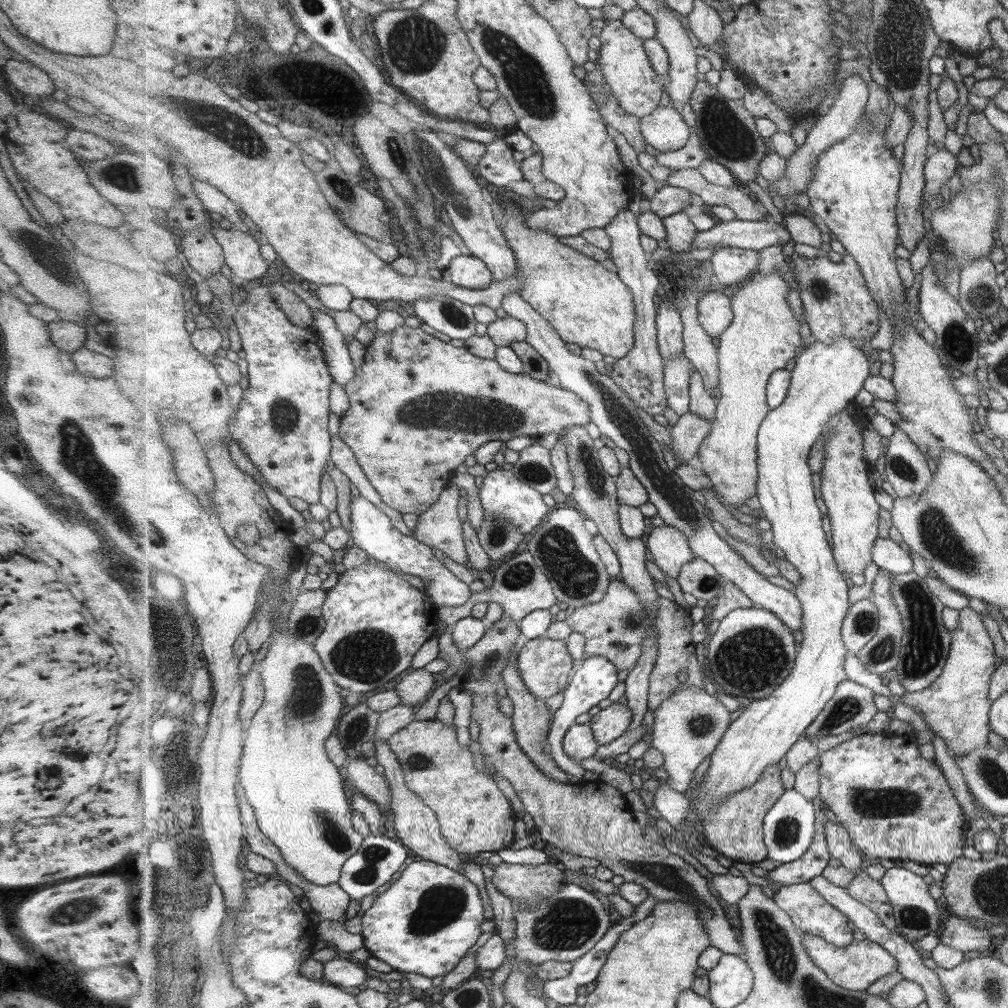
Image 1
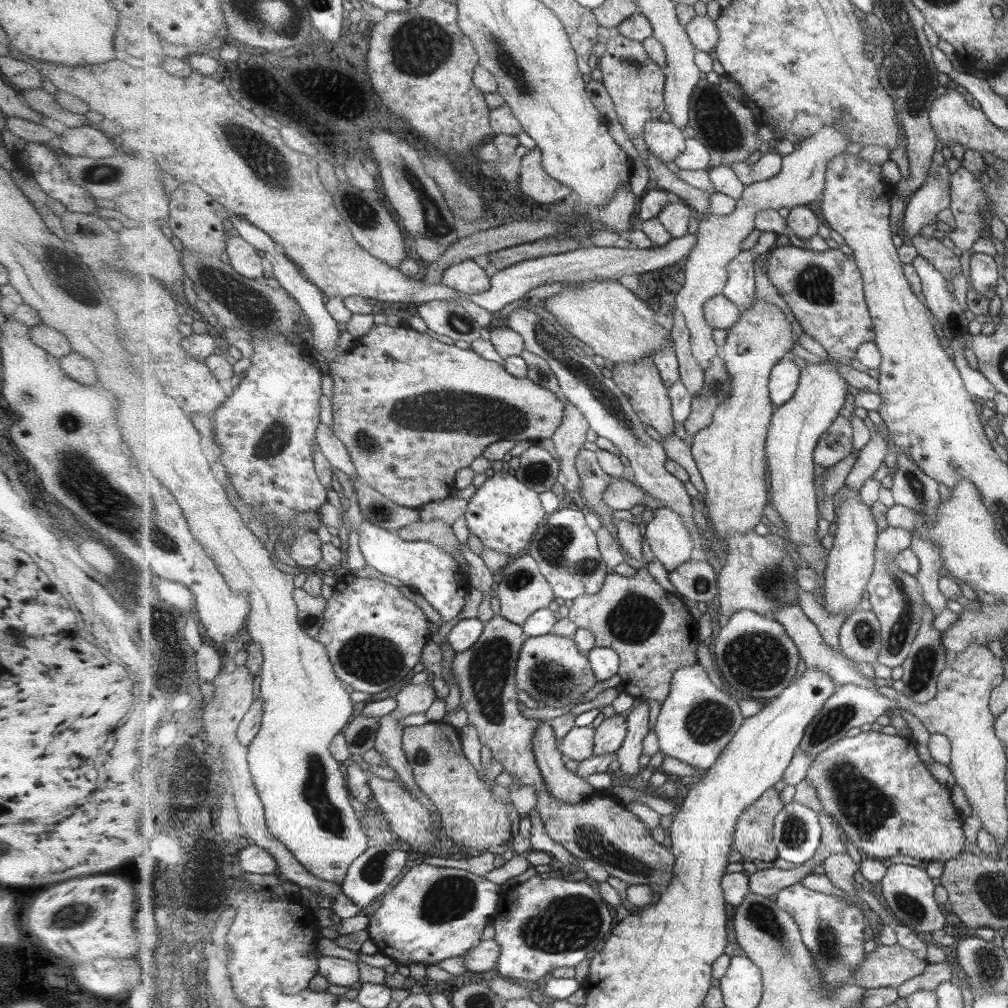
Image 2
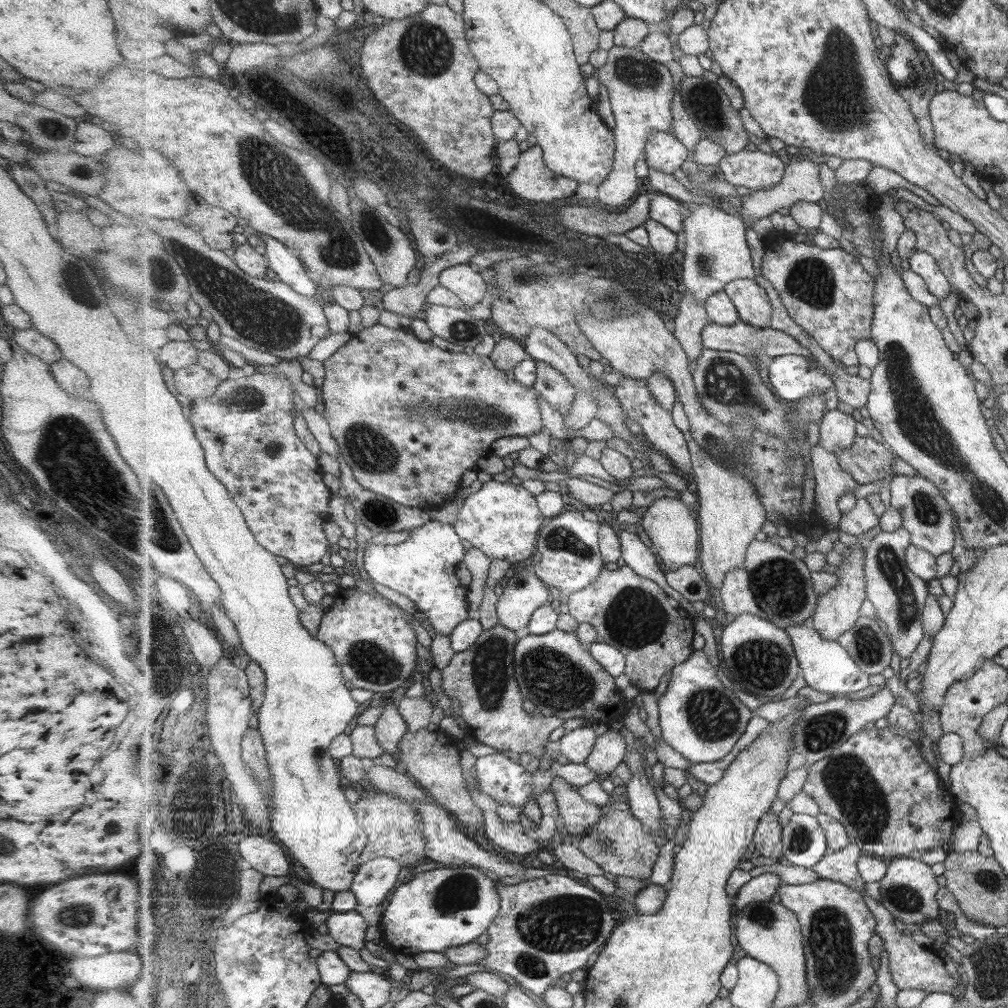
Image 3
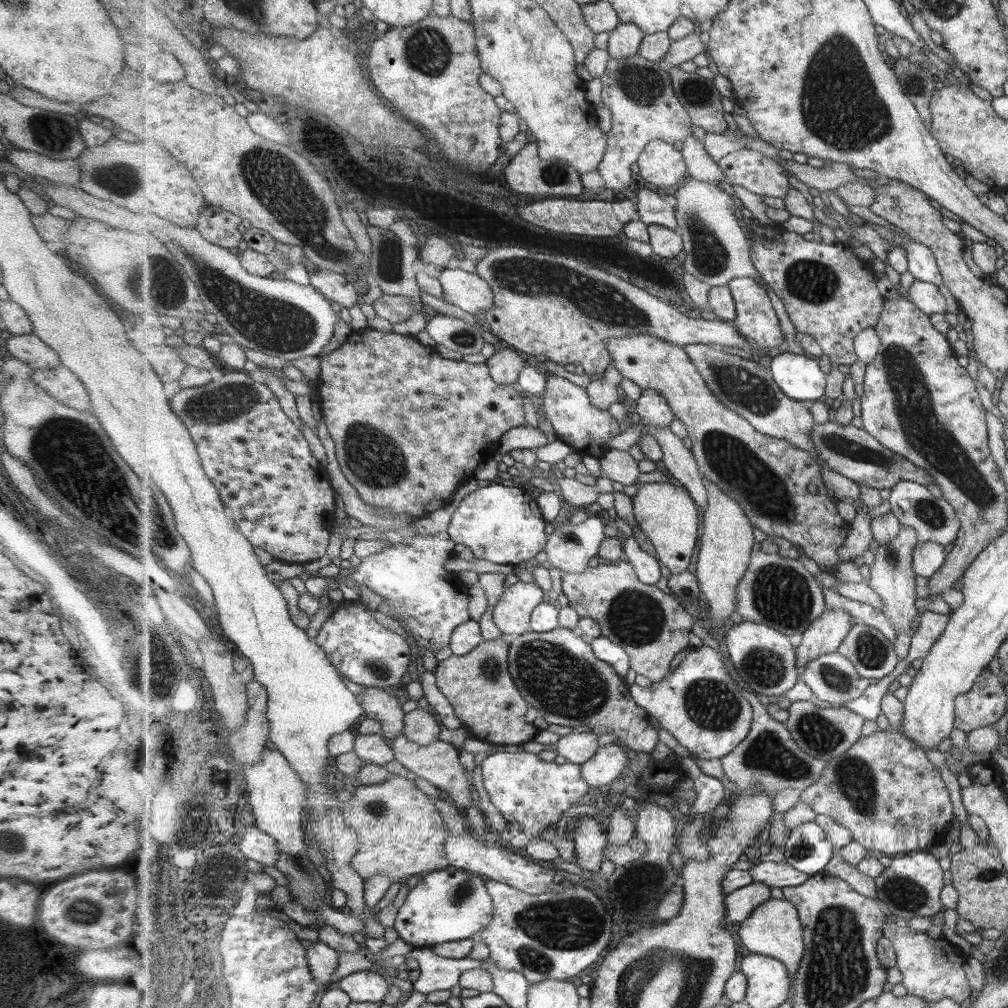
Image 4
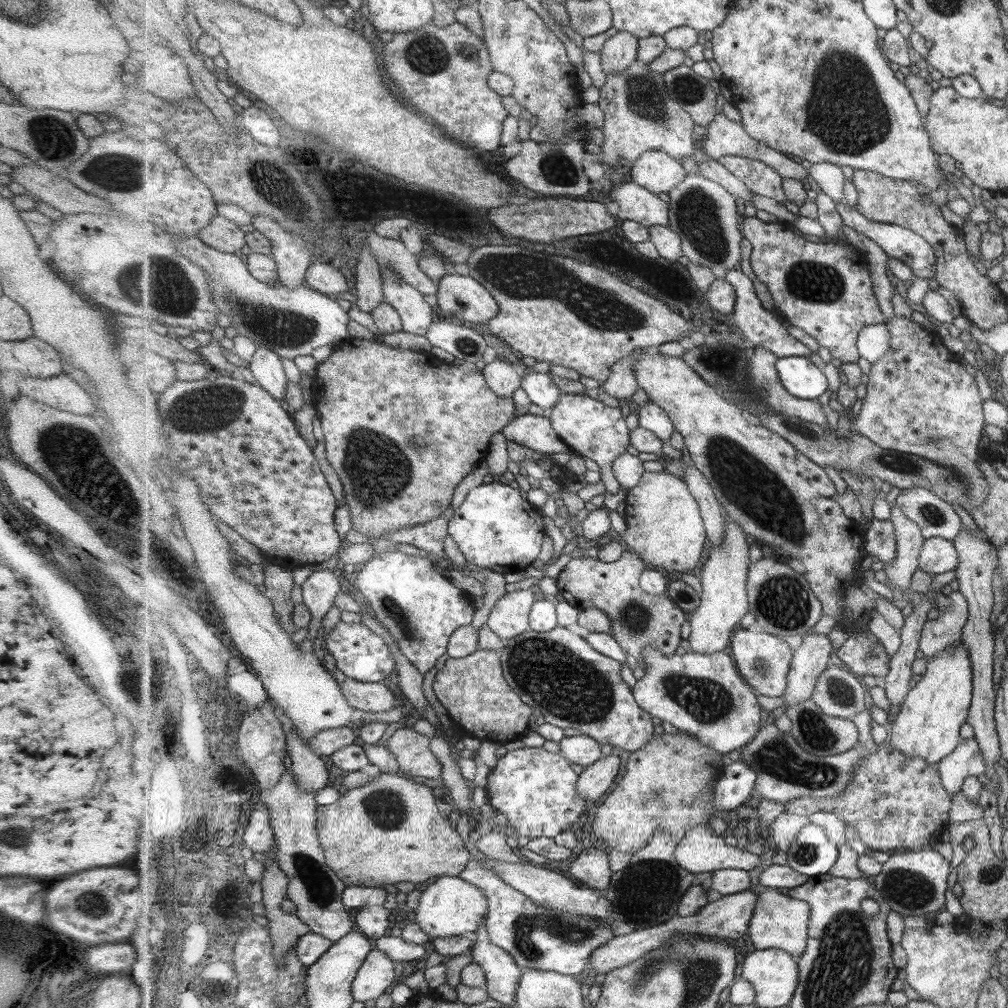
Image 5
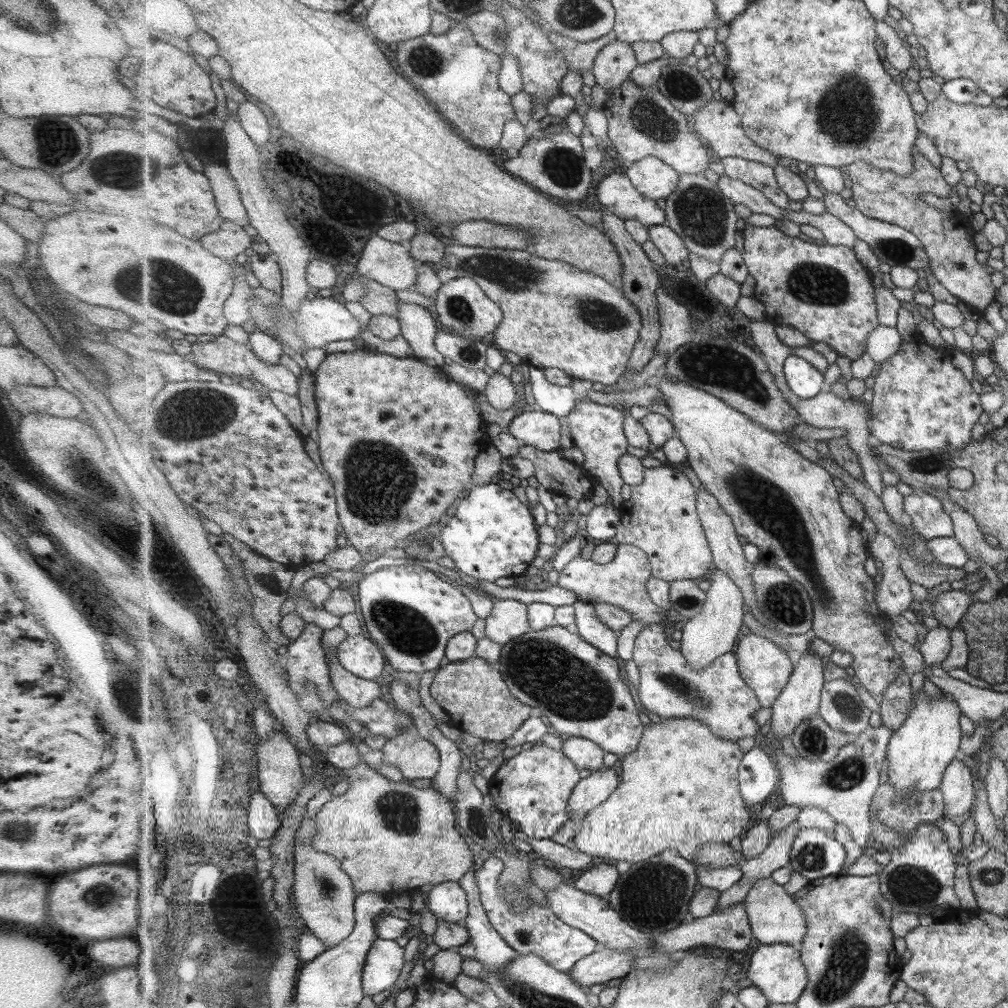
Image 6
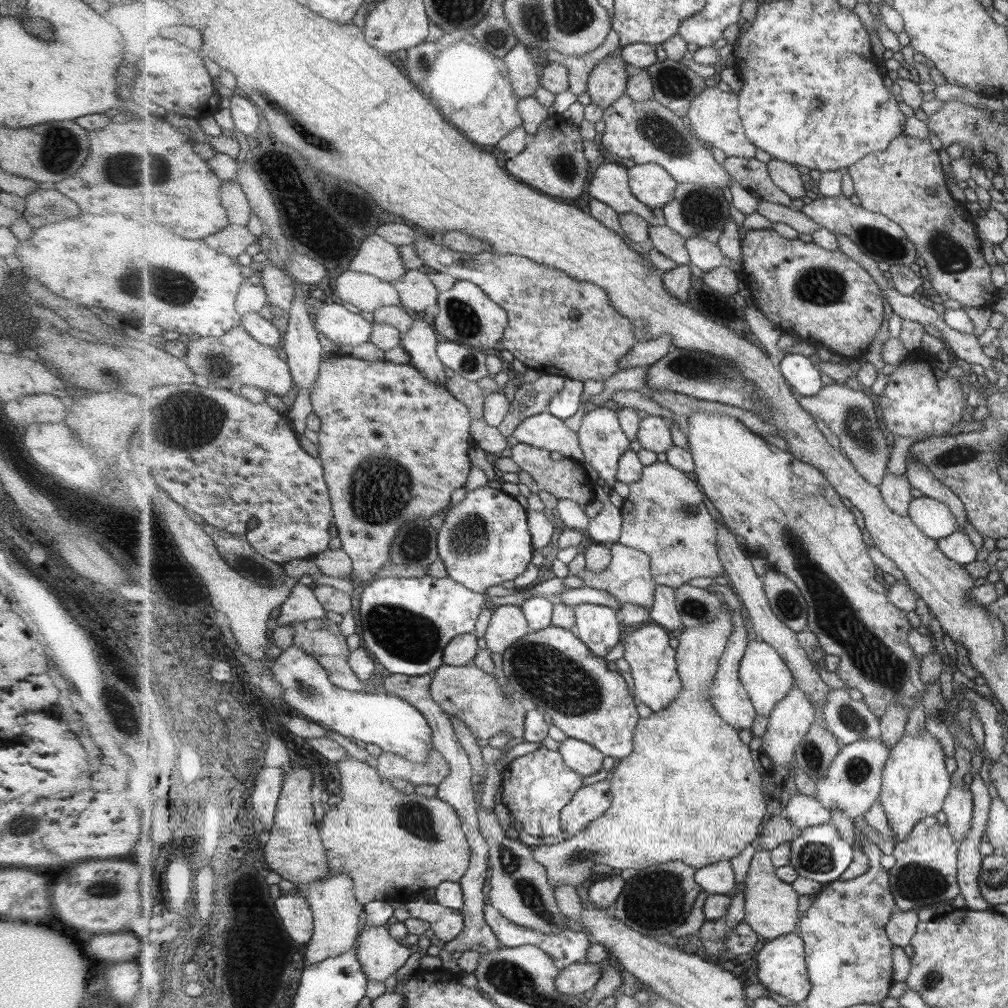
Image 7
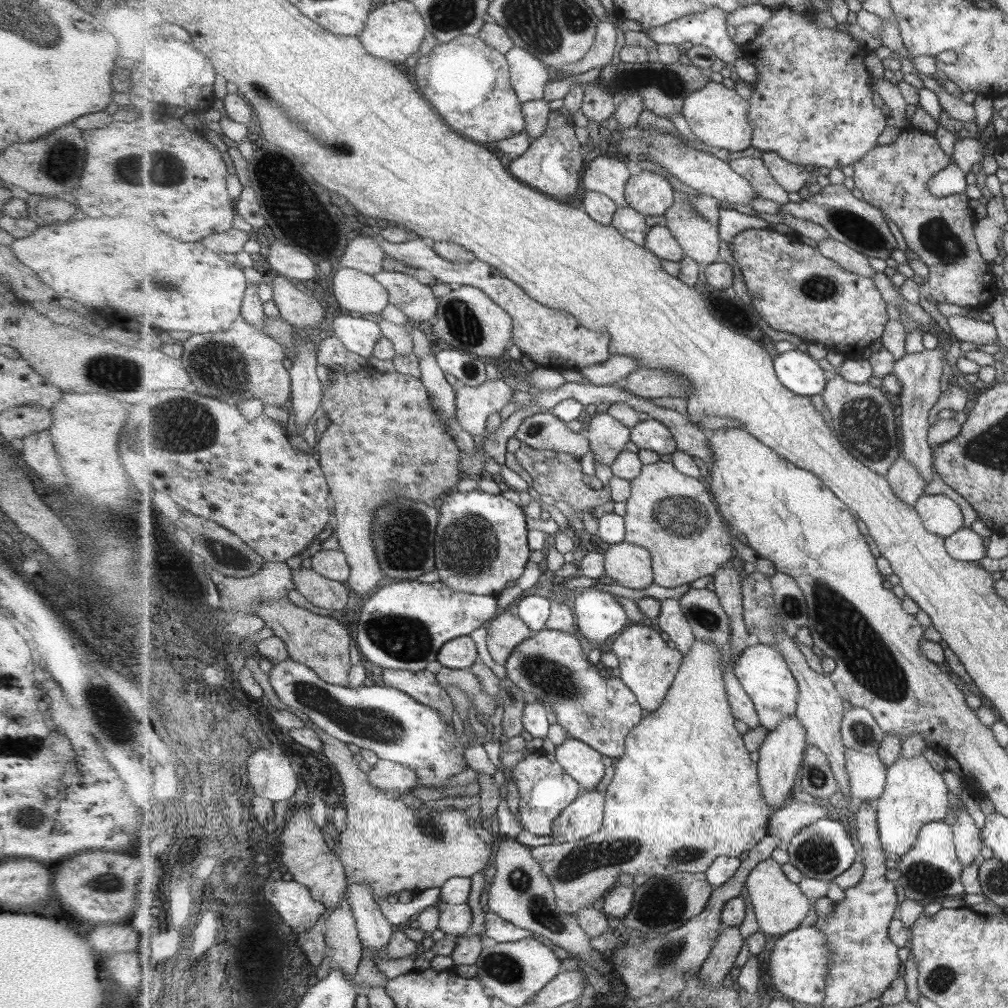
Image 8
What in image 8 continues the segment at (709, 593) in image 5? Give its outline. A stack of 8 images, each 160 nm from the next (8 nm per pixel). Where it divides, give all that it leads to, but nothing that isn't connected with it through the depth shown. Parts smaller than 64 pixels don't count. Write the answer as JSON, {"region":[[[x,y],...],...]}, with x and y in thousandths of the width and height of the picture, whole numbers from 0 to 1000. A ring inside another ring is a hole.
{"region":[[[691,634],[690,638],[687,641],[687,645],[682,648],[682,651],[678,650],[675,656],[676,662],[671,669],[671,675],[666,680],[658,698],[654,703],[646,705],[636,715],[636,718],[633,718],[623,728],[621,748],[611,756],[610,769],[601,783],[601,801],[597,822],[592,827],[587,827],[587,829],[572,835],[547,836],[543,839],[528,841],[528,848],[531,850],[531,853],[537,856],[540,866],[549,876],[550,884],[553,888],[554,900],[563,907],[572,909],[571,905],[575,905],[577,901],[586,900],[592,893],[599,893],[601,888],[614,878],[612,871],[616,867],[627,867],[628,869],[641,867],[644,870],[648,870],[652,868],[668,869],[676,865],[688,867],[699,866],[710,854],[710,851],[714,849],[731,850],[735,845],[739,845],[739,843],[744,845],[763,826],[763,807],[765,806],[765,802],[755,786],[752,755],[747,756],[745,746],[740,741],[739,728],[735,728],[731,724],[731,720],[729,720],[730,710],[727,708],[726,698],[723,696],[715,652],[716,649],[712,646],[710,639]]]}

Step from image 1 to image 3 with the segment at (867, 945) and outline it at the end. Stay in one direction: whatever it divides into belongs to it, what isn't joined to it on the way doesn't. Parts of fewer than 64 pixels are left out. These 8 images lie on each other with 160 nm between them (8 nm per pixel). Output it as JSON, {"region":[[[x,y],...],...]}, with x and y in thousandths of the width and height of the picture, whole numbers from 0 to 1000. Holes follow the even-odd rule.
{"region":[[[859,884],[855,888],[860,896],[860,901],[864,902],[868,913],[870,913],[868,927],[876,935],[878,945],[881,948],[880,952],[882,952],[882,960],[884,960],[884,968],[886,968],[886,974],[890,976],[892,983],[911,981],[920,983],[921,986],[934,984],[945,987],[949,974],[939,966],[938,952],[934,948],[931,949],[930,945],[925,943],[923,939],[916,939],[912,935],[908,935],[904,924],[893,924],[890,922],[886,906],[875,894],[871,895],[868,891],[864,891]]]}

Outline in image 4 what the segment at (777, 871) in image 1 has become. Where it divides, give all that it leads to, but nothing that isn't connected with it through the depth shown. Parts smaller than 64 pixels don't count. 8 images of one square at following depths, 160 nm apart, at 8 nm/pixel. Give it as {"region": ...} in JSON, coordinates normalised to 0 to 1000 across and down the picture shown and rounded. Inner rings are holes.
{"region":[[[753,875],[729,883],[720,889],[718,895],[720,899],[718,917],[735,917],[752,899],[765,891],[765,880]]]}

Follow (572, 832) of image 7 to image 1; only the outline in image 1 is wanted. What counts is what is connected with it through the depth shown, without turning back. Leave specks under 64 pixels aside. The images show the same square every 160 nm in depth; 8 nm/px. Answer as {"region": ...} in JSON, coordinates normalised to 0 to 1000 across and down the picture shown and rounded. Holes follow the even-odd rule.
{"region":[[[619,692],[594,705],[584,716],[591,729],[591,735],[595,739],[602,739],[612,734],[625,724],[627,710],[628,705]]]}

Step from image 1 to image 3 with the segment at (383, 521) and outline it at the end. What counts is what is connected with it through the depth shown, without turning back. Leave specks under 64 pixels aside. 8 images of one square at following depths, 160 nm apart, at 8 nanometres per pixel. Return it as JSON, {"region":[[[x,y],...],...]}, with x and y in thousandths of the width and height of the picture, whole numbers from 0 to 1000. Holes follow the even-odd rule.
{"region":[[[426,517],[408,528],[400,540],[370,541],[365,539],[361,549],[361,565],[374,579],[379,579],[405,592],[414,605],[424,611],[432,627],[446,631],[461,615],[465,614],[463,580],[457,579],[453,563],[459,558],[461,542],[447,519]]]}

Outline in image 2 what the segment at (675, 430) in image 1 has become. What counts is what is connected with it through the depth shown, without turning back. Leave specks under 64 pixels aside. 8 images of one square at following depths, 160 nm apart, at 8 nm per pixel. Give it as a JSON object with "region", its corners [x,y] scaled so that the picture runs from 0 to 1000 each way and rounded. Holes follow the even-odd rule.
{"region":[[[716,350],[706,355],[706,362],[698,370],[698,384],[688,393],[686,413],[678,421],[684,438],[694,427],[707,421],[711,404],[726,393],[726,371]]]}

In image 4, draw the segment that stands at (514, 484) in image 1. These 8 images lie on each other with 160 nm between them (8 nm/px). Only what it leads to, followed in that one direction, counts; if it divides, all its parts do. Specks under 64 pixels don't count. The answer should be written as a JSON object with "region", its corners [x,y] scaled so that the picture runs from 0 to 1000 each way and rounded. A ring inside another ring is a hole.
{"region":[[[487,479],[473,484],[455,500],[443,528],[449,538],[464,543],[472,554],[507,563],[529,556],[535,548],[541,547],[544,542],[541,522],[545,518],[539,512],[533,496],[525,487]]]}

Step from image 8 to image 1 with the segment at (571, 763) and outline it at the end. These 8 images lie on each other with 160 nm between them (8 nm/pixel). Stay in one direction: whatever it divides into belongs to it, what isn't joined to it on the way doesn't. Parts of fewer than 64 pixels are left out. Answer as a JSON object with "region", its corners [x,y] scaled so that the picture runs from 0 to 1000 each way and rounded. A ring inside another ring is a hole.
{"region":[[[584,717],[570,718],[560,732],[560,743],[566,751],[574,755],[589,751],[595,743],[588,721]]]}

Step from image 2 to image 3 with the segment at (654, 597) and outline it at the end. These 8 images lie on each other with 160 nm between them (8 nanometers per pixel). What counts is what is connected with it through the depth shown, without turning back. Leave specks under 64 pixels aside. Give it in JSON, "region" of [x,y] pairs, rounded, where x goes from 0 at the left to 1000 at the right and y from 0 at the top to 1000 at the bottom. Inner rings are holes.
{"region":[[[619,561],[611,565],[600,563],[587,580],[566,588],[563,593],[564,607],[575,619],[586,619],[593,625],[594,636],[607,639],[621,649],[620,670],[626,673],[626,679],[636,687],[649,686],[656,679],[658,669],[667,667],[672,660],[684,655],[688,646],[689,621],[684,607],[670,593],[660,589],[655,579],[634,571],[625,562]]]}

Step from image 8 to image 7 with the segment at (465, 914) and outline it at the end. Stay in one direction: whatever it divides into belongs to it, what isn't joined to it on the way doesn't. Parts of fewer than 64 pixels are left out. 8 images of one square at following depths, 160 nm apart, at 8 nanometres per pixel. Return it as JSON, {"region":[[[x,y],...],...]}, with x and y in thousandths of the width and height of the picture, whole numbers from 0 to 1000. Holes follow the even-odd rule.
{"region":[[[420,891],[406,894],[403,899],[410,911],[427,916],[438,937],[449,934],[460,922],[461,910],[456,903],[443,901],[434,895],[423,895]]]}

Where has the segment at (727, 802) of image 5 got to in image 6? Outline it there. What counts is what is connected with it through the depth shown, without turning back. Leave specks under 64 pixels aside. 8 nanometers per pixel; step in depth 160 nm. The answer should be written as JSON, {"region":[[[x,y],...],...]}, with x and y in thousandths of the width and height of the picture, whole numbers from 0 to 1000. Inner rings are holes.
{"region":[[[746,742],[739,748],[739,753],[735,757],[734,763],[735,786],[742,799],[753,798],[762,794],[763,790],[769,786],[771,778],[774,776],[774,764],[772,758],[765,754],[761,743]]]}

